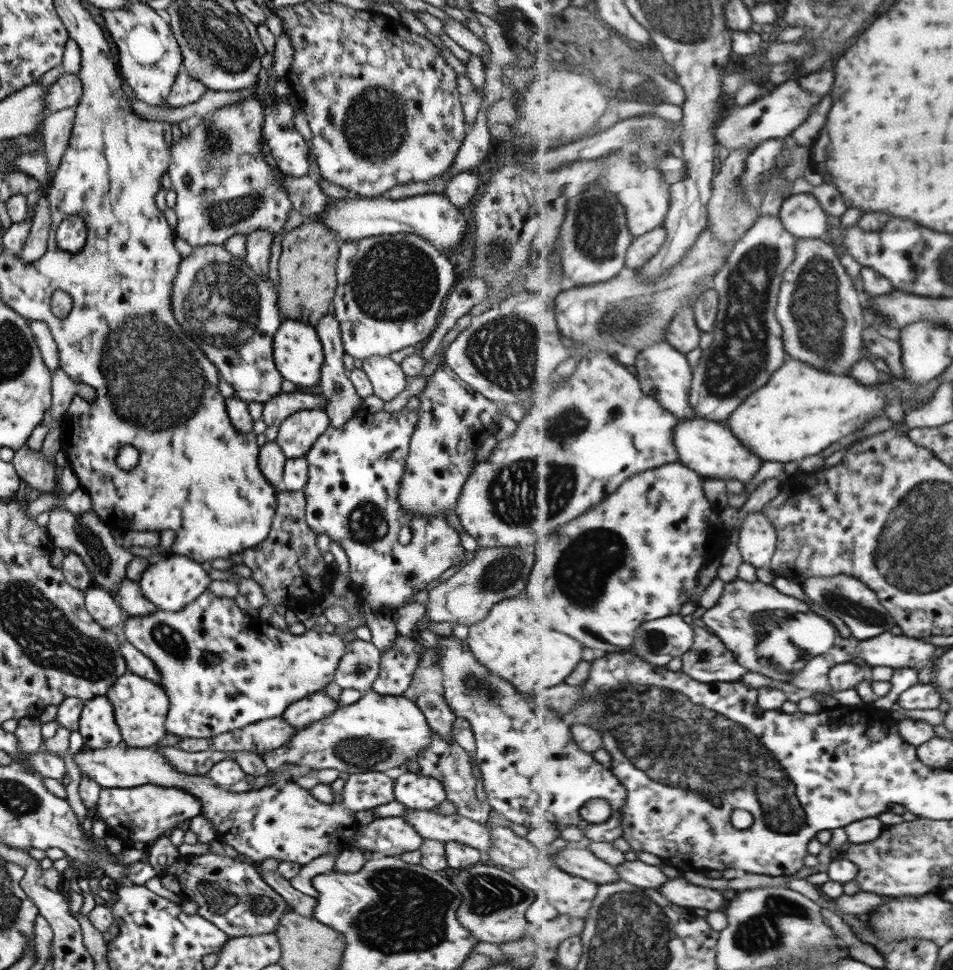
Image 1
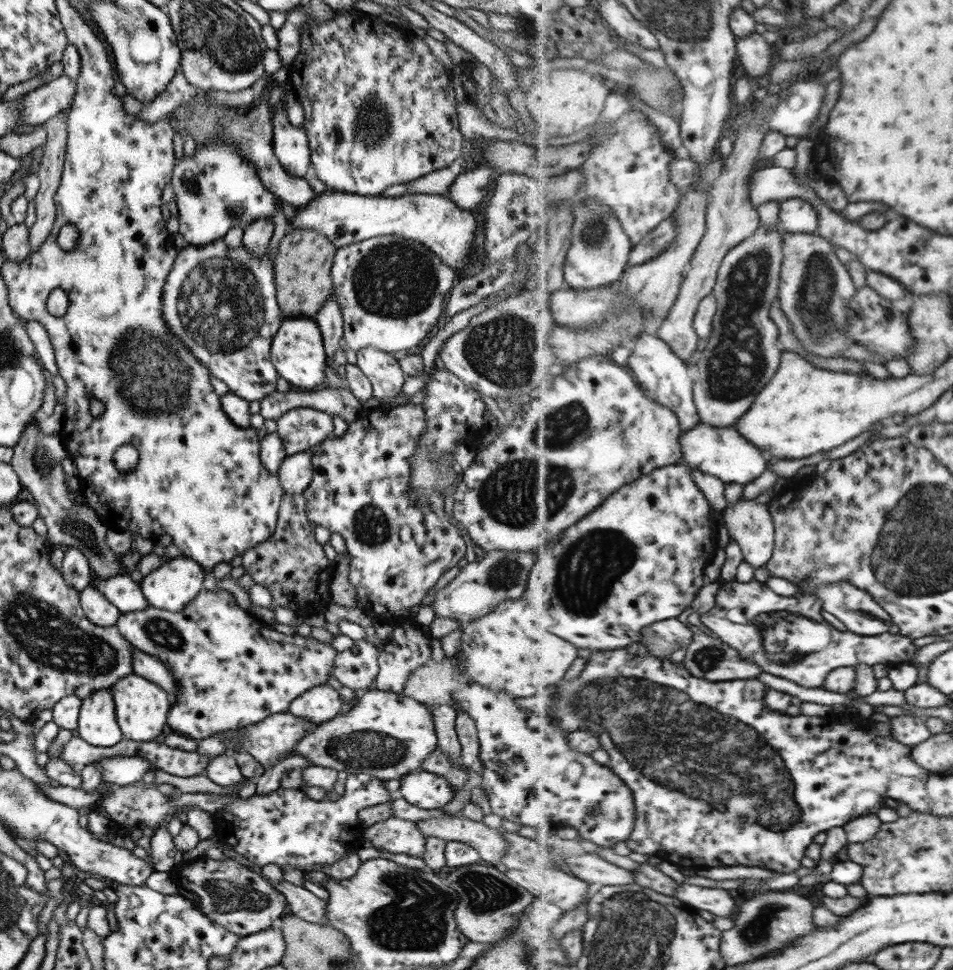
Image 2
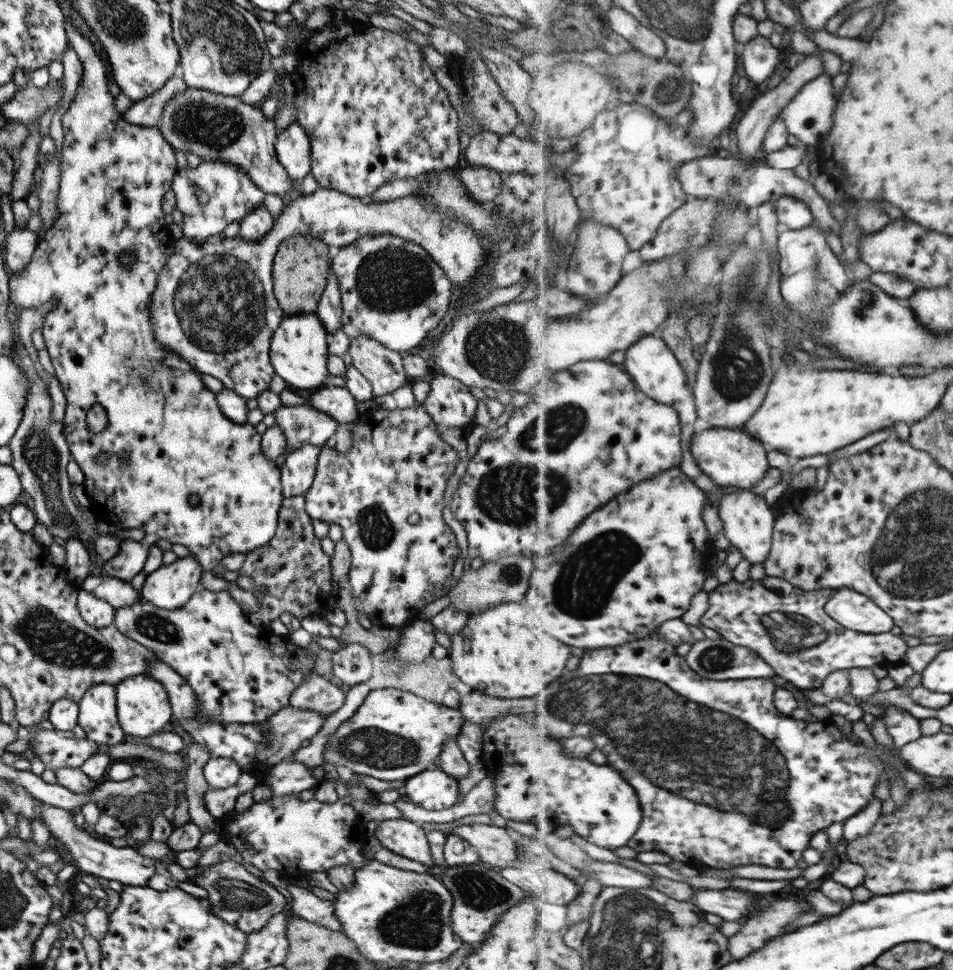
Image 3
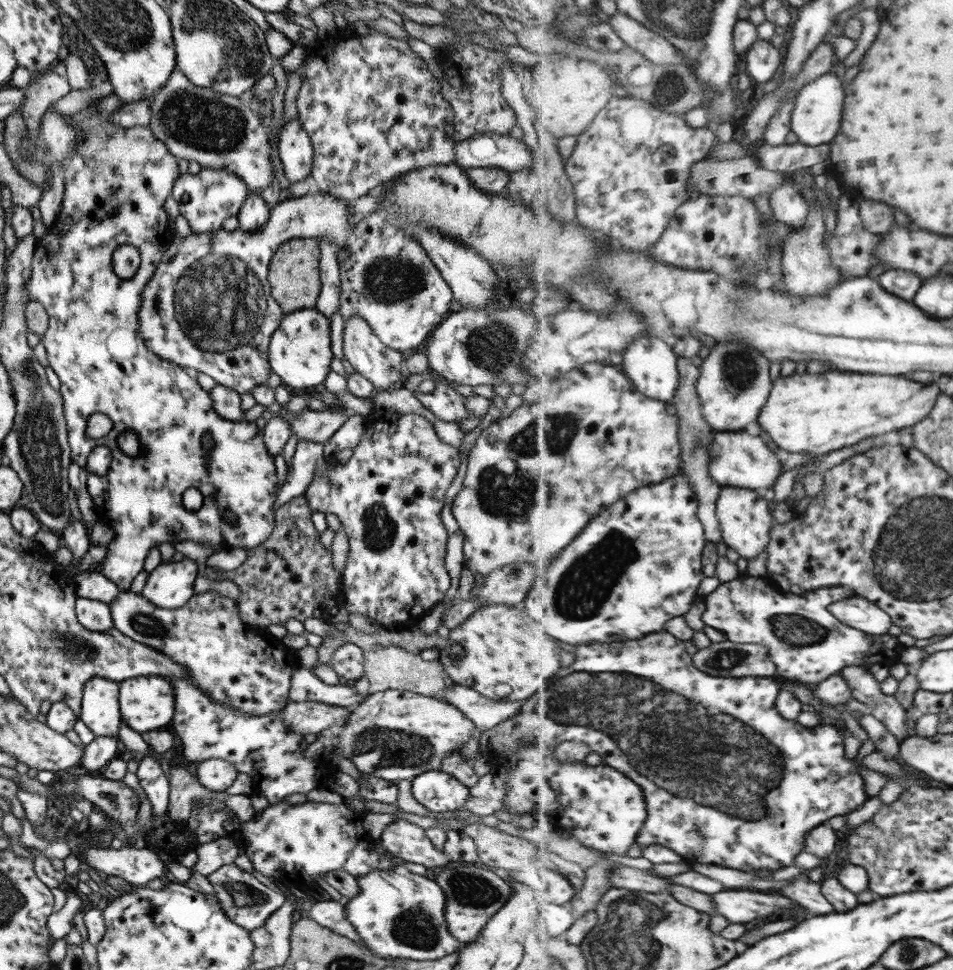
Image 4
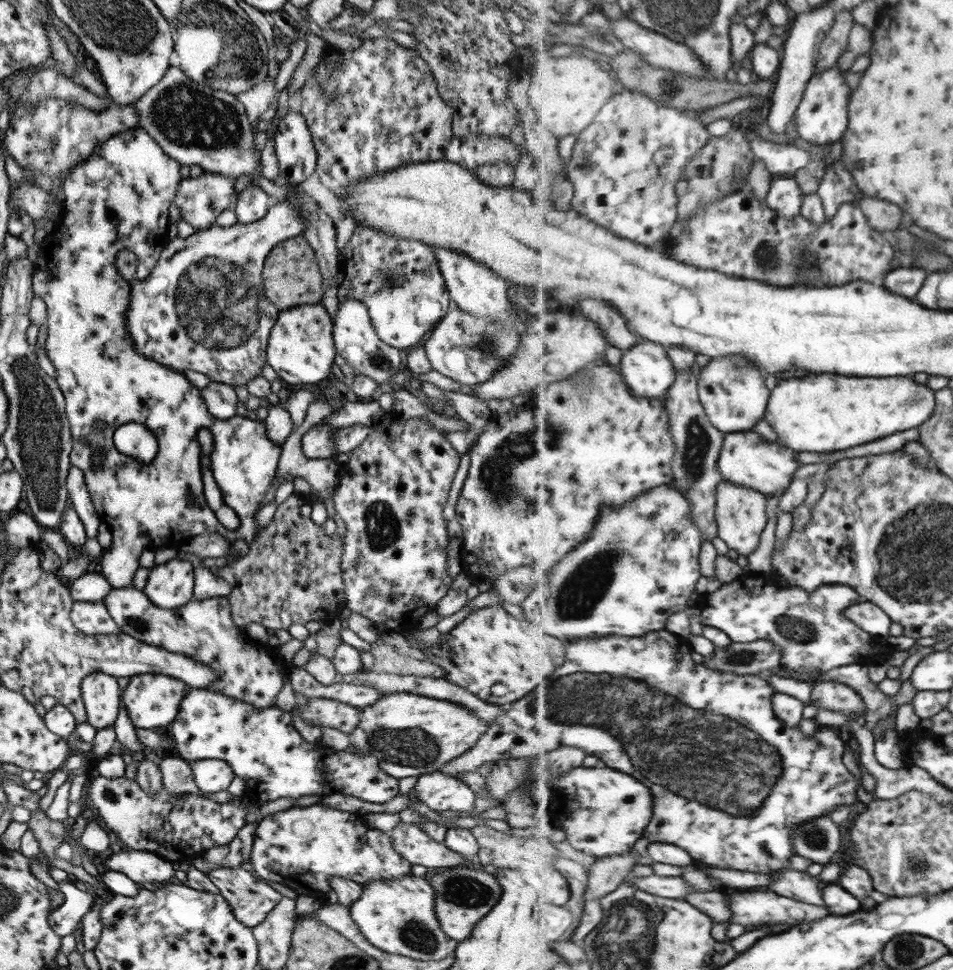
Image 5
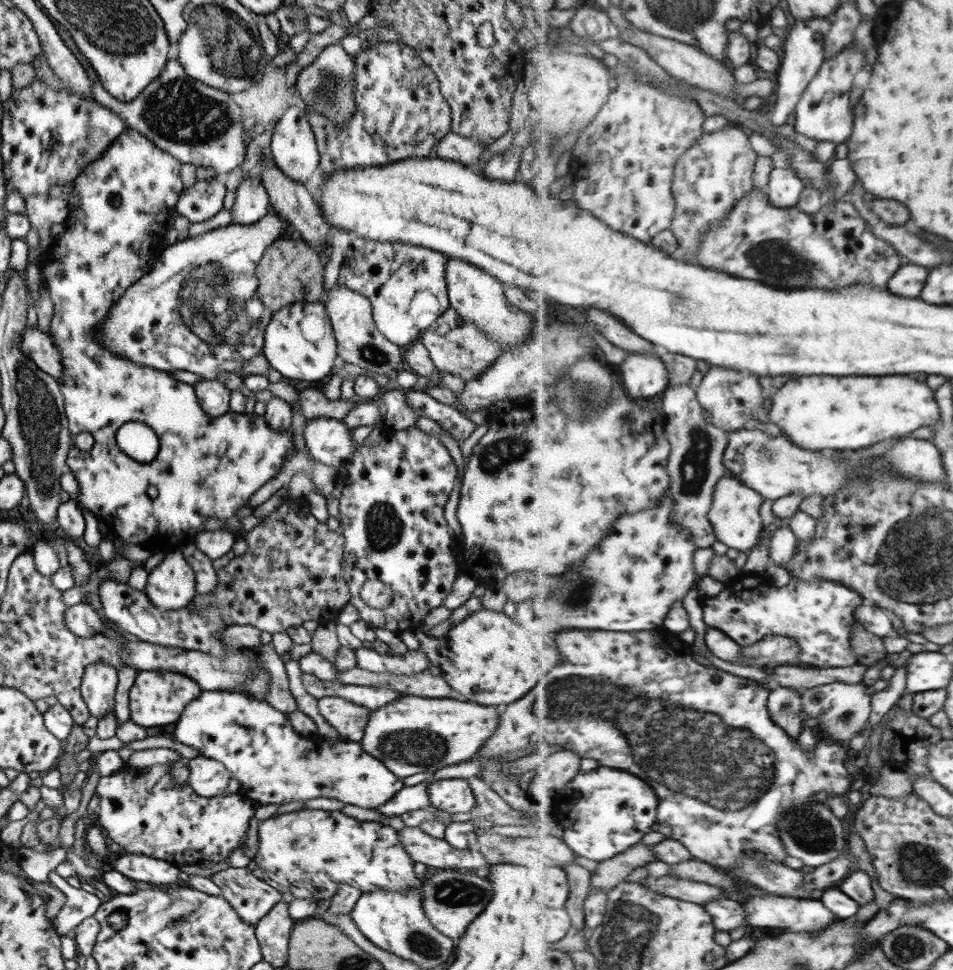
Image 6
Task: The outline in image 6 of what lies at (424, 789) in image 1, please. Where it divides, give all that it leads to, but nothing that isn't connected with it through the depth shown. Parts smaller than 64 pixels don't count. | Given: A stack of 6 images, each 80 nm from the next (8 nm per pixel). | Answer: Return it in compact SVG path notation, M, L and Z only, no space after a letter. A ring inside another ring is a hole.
M441 778L439 781L427 779L425 794L427 794L430 809L438 809L449 813L450 816L471 812L475 806L475 800L466 779Z

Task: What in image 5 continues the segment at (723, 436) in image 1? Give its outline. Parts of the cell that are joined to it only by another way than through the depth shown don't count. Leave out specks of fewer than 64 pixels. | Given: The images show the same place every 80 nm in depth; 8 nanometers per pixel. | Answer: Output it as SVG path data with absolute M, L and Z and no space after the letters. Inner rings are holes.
M752 430L727 433L724 448L720 452L720 466L725 481L745 485L766 495L784 494L804 466L797 462L797 451L783 446L781 442L767 442L761 434Z

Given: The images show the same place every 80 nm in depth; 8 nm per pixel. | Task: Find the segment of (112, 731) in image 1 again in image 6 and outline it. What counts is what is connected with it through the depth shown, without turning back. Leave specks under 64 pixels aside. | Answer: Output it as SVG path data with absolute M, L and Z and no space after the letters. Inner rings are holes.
M95 661L88 664L80 678L80 695L88 708L88 713L97 720L105 716L105 713L113 713L114 692L116 689L116 670L103 661Z

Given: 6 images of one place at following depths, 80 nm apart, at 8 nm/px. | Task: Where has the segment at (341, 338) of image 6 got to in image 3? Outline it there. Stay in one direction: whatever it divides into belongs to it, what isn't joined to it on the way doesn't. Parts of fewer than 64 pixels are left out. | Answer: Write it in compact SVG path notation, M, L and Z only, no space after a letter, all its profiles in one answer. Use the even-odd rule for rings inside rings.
M353 338L346 351L351 366L369 381L373 397L389 394L410 380L402 370L400 354L371 338Z

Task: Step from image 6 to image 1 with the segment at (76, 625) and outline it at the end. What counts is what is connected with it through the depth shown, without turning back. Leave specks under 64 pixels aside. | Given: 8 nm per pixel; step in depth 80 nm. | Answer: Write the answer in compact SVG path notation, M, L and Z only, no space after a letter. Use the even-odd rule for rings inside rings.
M90 585L83 591L83 598L86 611L99 626L114 629L121 624L124 613L106 590Z

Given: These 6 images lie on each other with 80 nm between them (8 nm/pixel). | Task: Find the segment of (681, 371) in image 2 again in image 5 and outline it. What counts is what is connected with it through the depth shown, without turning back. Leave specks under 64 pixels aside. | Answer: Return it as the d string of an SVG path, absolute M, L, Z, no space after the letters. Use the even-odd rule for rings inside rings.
M641 340L623 352L620 374L638 397L665 399L676 382L678 374L667 350L662 344Z

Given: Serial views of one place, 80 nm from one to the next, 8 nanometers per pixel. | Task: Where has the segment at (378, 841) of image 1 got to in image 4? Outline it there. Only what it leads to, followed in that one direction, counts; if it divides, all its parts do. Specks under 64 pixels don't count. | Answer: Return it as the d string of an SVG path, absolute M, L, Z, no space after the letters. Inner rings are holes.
M393 820L383 828L378 840L383 850L403 861L421 864L425 868L452 864L443 850L433 848L423 828L405 820Z

